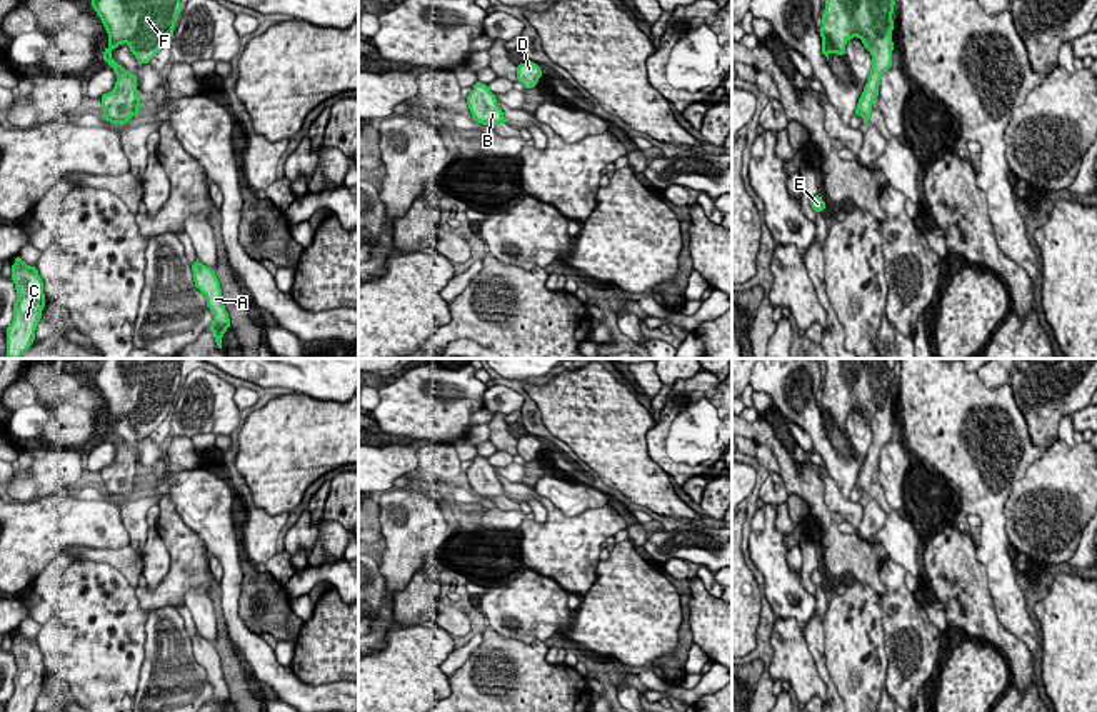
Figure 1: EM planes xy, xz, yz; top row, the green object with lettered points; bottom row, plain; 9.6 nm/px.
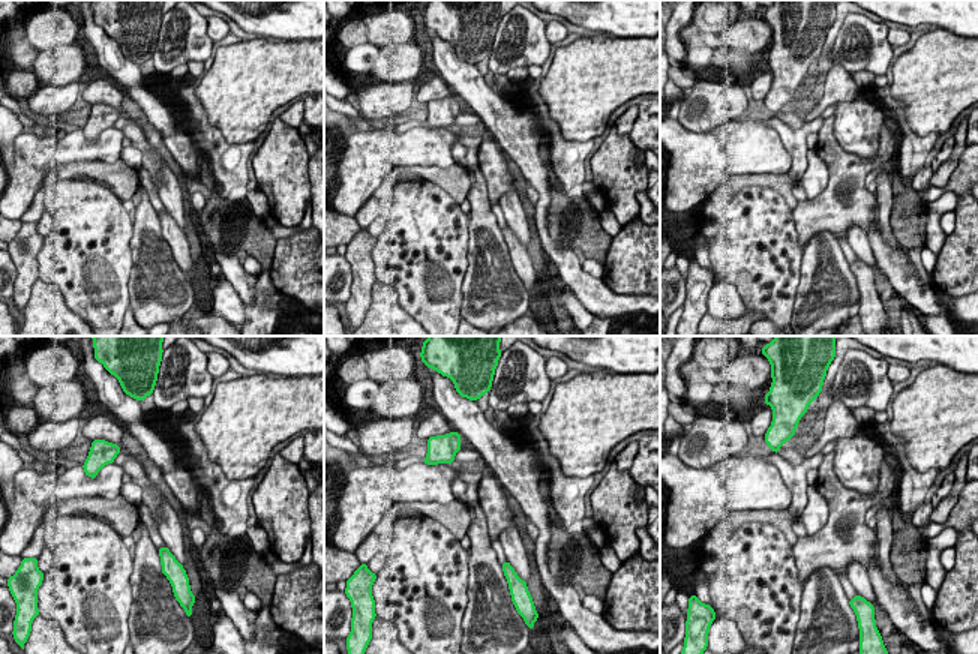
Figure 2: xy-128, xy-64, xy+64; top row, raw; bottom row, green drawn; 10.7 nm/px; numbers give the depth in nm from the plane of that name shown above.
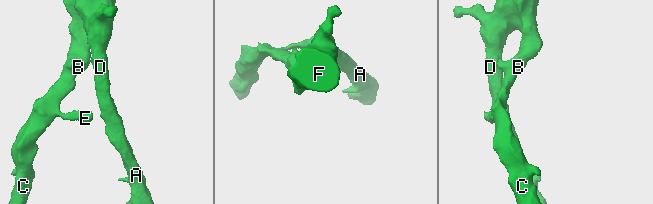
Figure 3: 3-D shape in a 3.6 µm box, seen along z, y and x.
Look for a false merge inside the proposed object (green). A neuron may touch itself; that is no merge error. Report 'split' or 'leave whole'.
leave whole

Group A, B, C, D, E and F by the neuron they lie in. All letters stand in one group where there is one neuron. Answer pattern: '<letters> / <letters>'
A B C D E F

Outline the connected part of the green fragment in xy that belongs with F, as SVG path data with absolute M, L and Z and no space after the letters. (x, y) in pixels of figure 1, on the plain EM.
M107 359L92 372L92 380L108 407L110 420L103 424L103 434L117 449L113 464L100 470L103 494L125 499L140 484L137 449L118 439L112 432L112 424L120 417L127 417L138 437L148 437L173 409L175 395L182 385L180 367L182 359Z

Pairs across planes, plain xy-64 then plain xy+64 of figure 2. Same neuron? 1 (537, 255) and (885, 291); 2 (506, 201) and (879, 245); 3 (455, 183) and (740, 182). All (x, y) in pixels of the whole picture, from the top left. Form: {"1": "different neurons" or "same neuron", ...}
{"1": "same neuron", "2": "different neurons", "3": "same neuron"}

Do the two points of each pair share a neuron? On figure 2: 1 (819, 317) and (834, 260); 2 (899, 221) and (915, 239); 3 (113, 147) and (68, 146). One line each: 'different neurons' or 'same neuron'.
1: same neuron
2: same neuron
3: same neuron

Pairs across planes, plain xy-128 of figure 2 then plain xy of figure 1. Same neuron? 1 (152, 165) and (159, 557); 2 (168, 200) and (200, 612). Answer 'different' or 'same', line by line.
1: different
2: same

